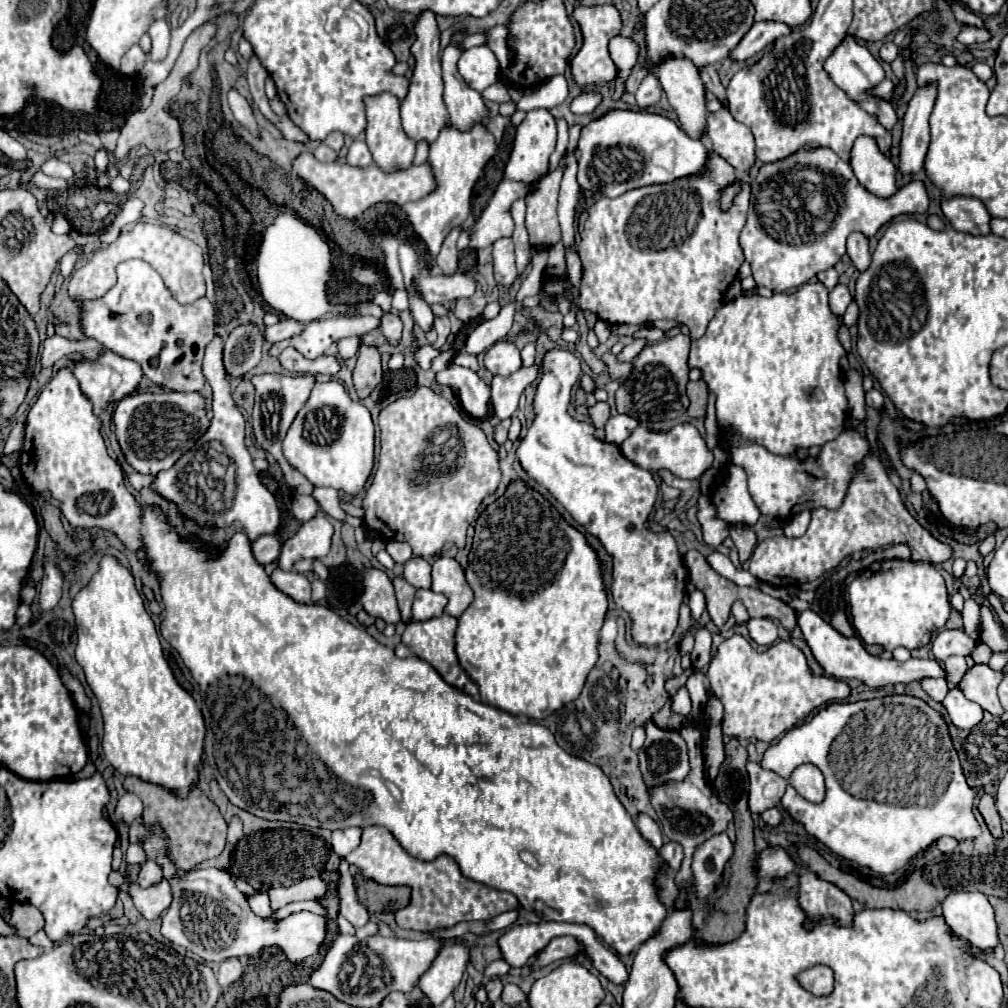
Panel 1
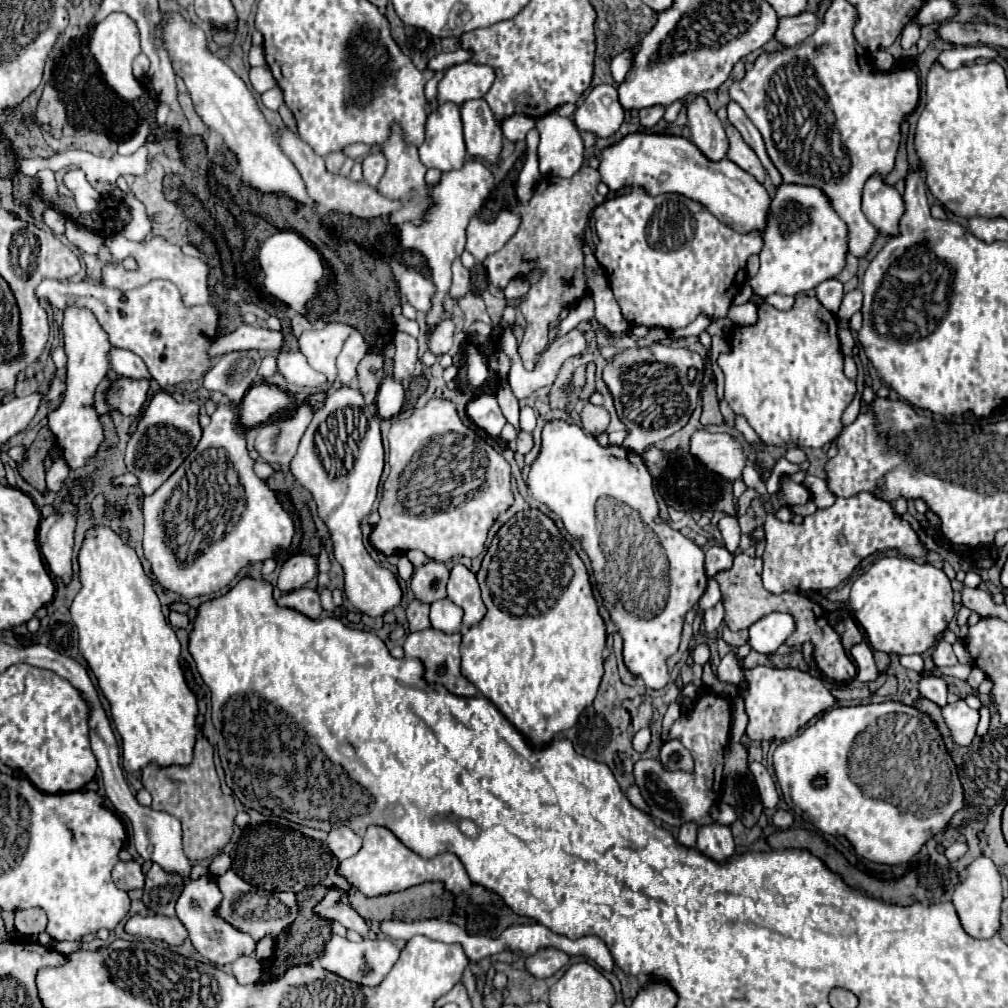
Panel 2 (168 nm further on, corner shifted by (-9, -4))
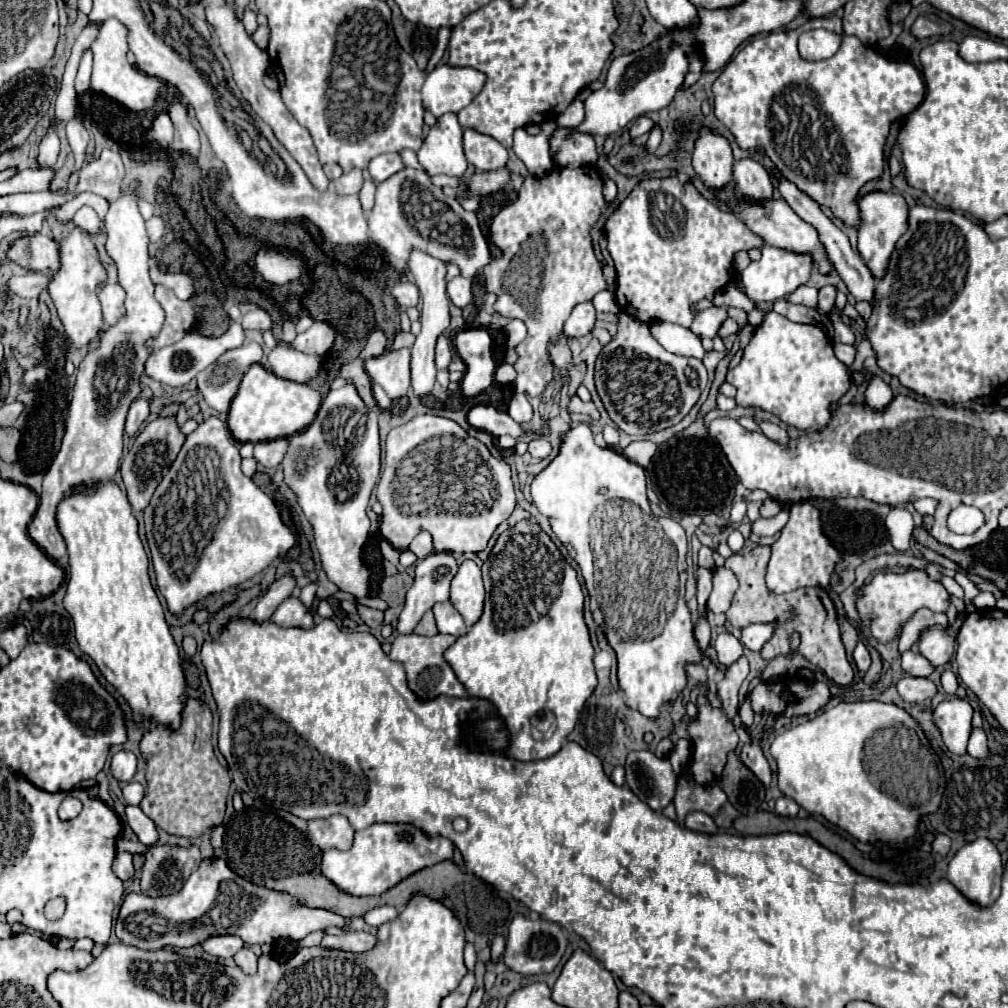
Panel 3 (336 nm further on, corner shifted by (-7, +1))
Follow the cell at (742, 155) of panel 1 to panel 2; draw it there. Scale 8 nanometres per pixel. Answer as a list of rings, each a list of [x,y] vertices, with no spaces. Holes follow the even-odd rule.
[[[731,125],[727,127],[729,133],[729,161],[733,161],[735,165],[739,165],[743,171],[747,171],[749,175],[753,175],[759,183],[765,181],[765,169],[763,165],[757,161],[757,155],[753,153],[753,149],[749,149],[749,145],[745,145],[745,141],[741,141],[741,137],[737,137],[737,129],[733,129]]]

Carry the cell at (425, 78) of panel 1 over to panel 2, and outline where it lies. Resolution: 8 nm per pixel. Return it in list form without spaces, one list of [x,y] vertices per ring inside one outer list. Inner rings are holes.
[[[437,105],[437,109],[427,117],[425,143],[419,147],[419,157],[425,167],[443,173],[463,167],[467,151],[461,113],[455,105]]]

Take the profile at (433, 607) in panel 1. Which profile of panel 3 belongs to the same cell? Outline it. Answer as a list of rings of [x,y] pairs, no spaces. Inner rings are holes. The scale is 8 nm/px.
[[[437,602],[433,606],[433,614],[437,620],[437,628],[441,634],[453,634],[453,636],[463,636],[467,632],[463,616],[453,608],[451,602]]]

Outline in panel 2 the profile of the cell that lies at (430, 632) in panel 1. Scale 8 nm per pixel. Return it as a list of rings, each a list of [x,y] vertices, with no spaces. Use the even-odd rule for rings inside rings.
[[[427,629],[427,631],[417,631],[417,633],[409,633],[409,637],[403,643],[403,651],[405,651],[405,659],[421,659],[425,673],[423,679],[433,685],[443,685],[449,693],[459,695],[459,697],[475,697],[477,689],[473,683],[469,683],[461,671],[461,659],[459,659],[459,643],[461,643],[461,635],[445,635],[445,633],[437,633],[435,629]]]

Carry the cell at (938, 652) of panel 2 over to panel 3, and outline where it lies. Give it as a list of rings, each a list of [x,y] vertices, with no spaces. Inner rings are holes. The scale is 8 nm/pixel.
[[[933,626],[921,634],[919,652],[935,666],[943,666],[953,658],[955,652],[955,636],[949,636],[943,628]]]

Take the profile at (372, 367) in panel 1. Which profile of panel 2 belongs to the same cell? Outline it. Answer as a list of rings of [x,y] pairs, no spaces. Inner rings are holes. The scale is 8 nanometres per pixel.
[[[367,353],[357,367],[359,389],[361,389],[367,405],[375,403],[375,395],[377,395],[381,379],[383,379],[381,367],[383,367],[383,355],[377,355],[377,353]]]

